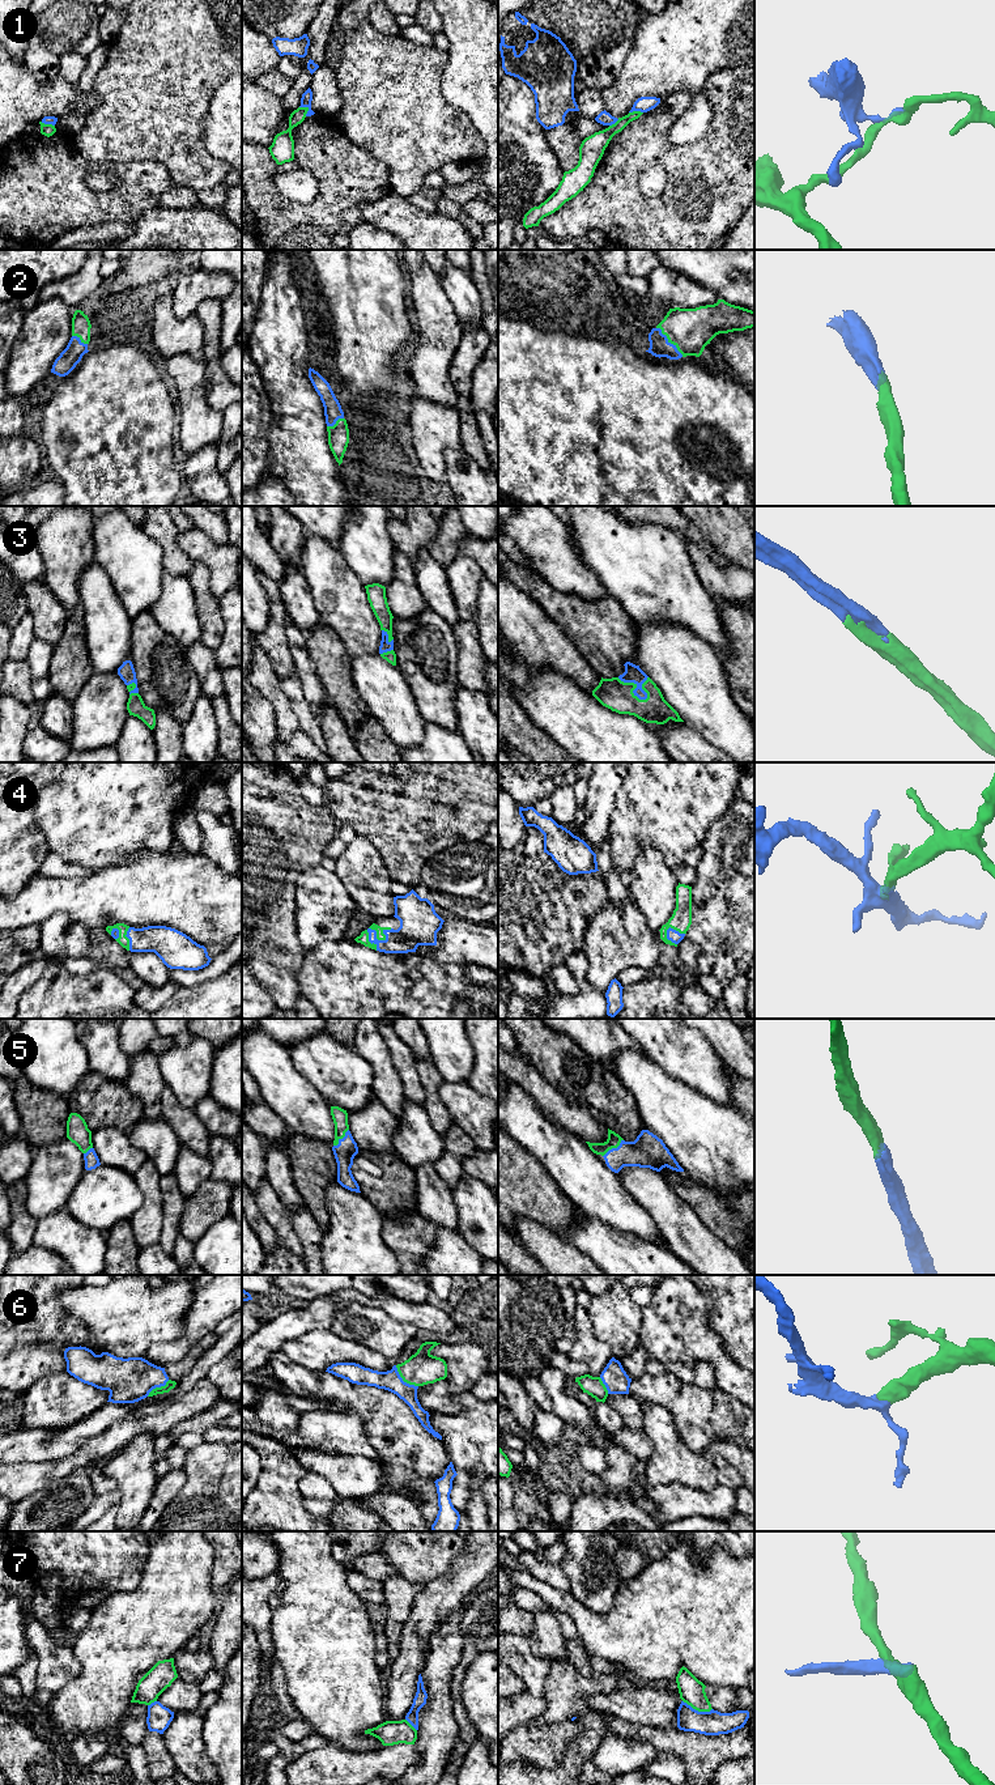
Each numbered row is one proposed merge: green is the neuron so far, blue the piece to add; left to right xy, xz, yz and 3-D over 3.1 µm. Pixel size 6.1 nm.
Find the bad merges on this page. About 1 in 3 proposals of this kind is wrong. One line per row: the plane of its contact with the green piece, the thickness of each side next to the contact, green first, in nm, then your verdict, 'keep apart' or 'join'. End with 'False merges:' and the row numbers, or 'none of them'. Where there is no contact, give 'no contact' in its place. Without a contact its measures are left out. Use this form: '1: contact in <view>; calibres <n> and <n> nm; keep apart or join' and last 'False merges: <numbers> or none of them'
1: contact in xz; calibres 120 and 70 nm; keep apart
2: contact in yz; calibres 280 and 130 nm; join
3: contact in yz; calibres 190 and 110 nm; join
4: contact in xz; calibres 50 and 220 nm; join
5: contact in yz; calibres 90 and 200 nm; join
6: contact in xz; calibres 200 and 120 nm; join
7: contact in yz; calibres 160 and 150 nm; keep apart
False merges: 1, 7

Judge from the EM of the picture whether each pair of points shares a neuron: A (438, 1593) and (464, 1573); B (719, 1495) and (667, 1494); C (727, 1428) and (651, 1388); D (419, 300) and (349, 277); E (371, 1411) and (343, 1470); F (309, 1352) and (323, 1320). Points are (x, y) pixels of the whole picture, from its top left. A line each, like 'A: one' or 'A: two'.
A: one
B: one
C: one
D: two
E: two
F: two

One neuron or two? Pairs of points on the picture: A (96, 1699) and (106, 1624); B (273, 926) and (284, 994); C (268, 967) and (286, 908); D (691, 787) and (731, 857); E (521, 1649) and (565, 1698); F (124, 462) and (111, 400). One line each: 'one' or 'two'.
A: one
B: one
C: one
D: two
E: two
F: one

